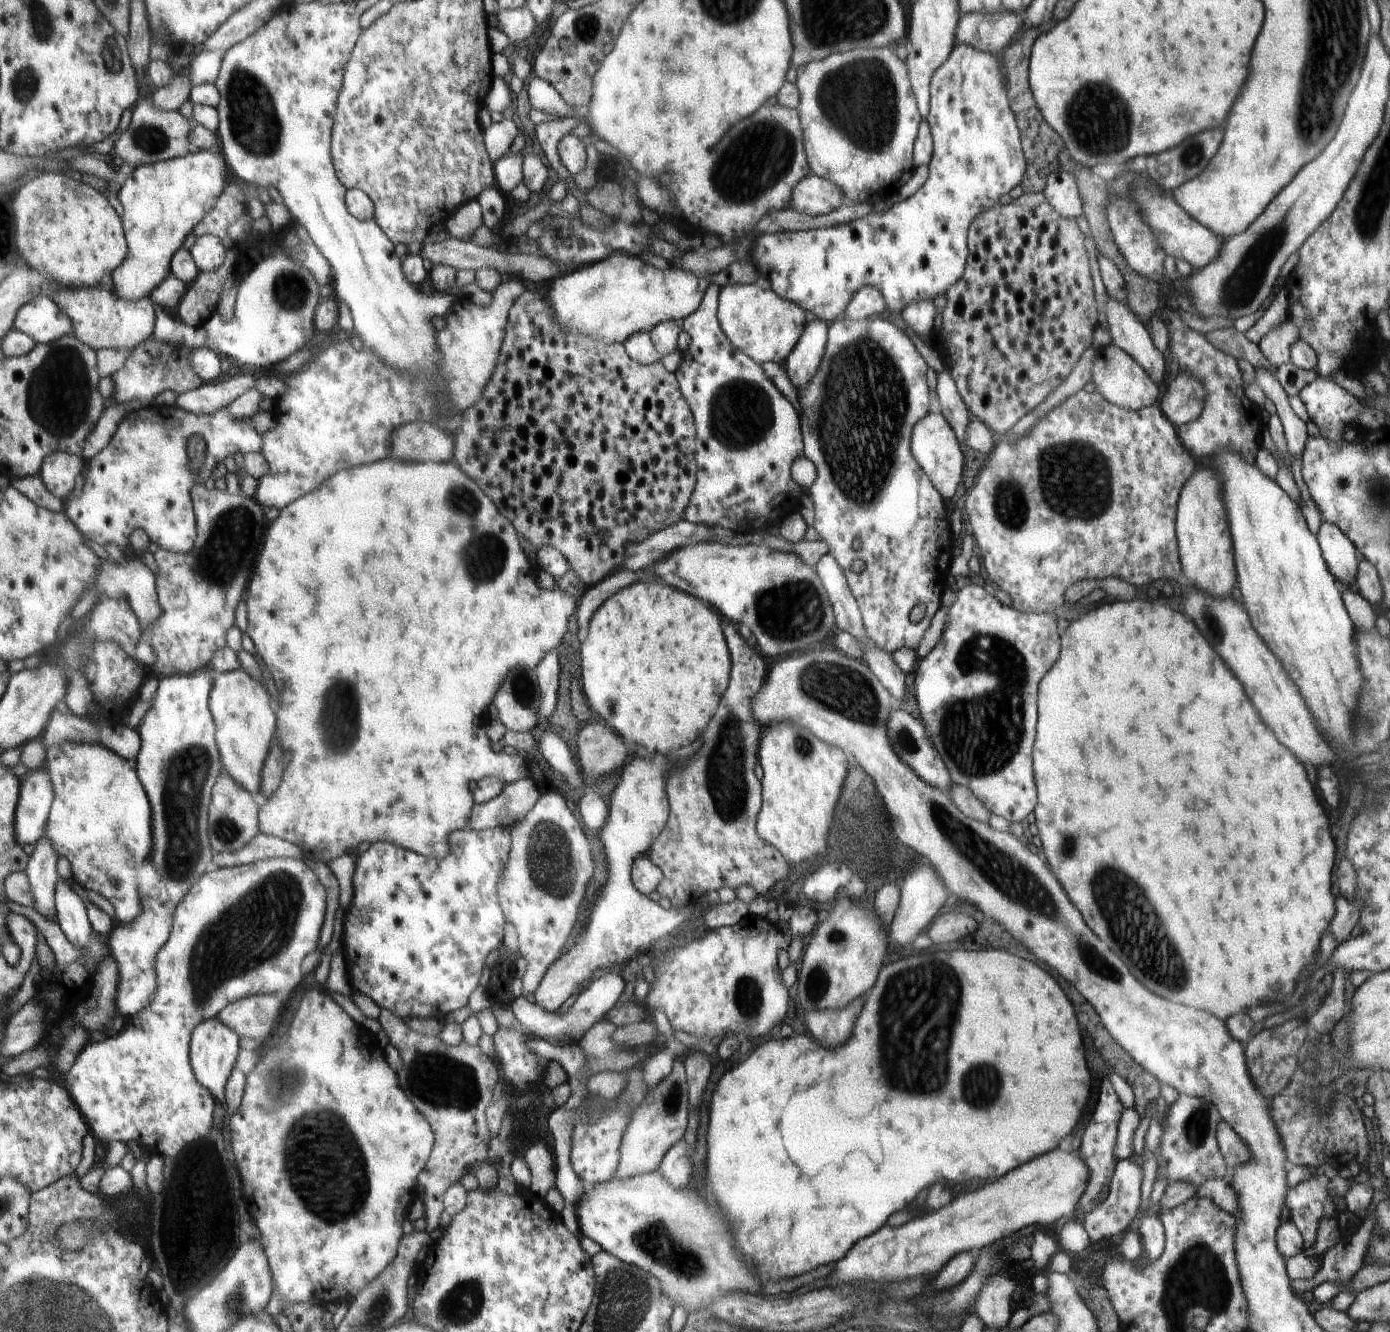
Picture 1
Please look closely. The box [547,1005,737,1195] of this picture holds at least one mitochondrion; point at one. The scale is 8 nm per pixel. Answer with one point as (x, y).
(672, 1100)

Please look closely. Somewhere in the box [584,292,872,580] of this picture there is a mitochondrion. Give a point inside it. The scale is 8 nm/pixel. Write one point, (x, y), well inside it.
(740, 413)

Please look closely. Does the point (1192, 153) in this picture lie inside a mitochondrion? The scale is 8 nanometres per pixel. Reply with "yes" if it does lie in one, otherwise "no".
yes

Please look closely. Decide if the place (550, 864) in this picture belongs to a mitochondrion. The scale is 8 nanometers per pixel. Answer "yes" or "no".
yes

